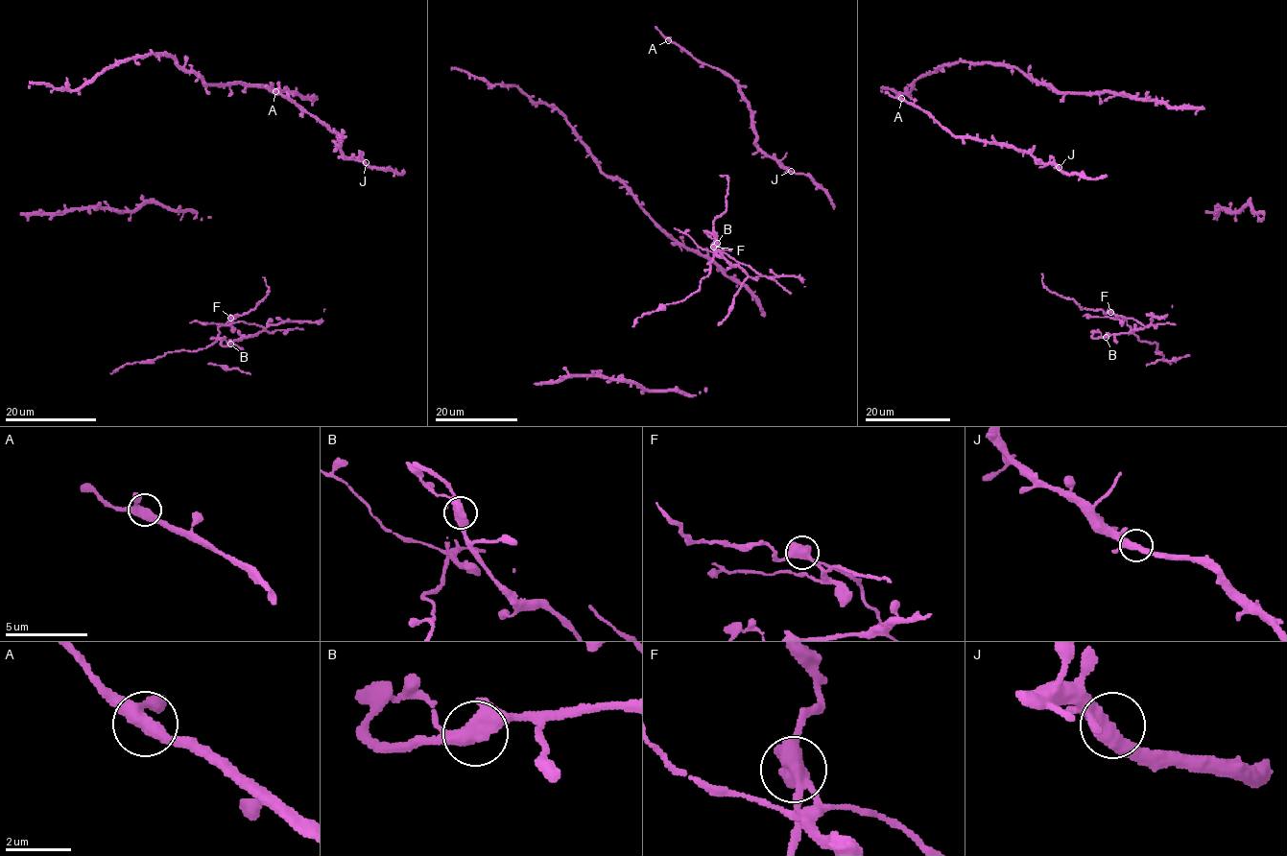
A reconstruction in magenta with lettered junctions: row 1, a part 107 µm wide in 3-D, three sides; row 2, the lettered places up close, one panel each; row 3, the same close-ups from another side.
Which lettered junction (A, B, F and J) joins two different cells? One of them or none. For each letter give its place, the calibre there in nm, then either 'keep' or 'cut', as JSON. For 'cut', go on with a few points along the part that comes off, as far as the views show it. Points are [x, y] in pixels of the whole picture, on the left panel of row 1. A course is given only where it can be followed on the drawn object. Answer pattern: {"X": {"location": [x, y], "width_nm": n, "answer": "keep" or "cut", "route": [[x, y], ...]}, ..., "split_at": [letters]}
{"A": {"location": [275, 91], "width_nm": 400, "answer": "keep"}, "B": {"location": [230, 344], "width_nm": 440, "answer": "keep"}, "F": {"location": [230, 318], "width_nm": 460, "answer": "cut", "route": [[230, 318], [218, 328], [218, 338], [203, 348], [194, 351], [177, 350], [129, 364], [110, 373]]}, "J": {"location": [366, 162], "width_nm": 360, "answer": "keep"}, "split_at": ["F"]}

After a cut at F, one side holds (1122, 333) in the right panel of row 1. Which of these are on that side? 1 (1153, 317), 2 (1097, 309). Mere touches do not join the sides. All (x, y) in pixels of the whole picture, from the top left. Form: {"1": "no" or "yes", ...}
{"1": "yes", "2": "no"}

